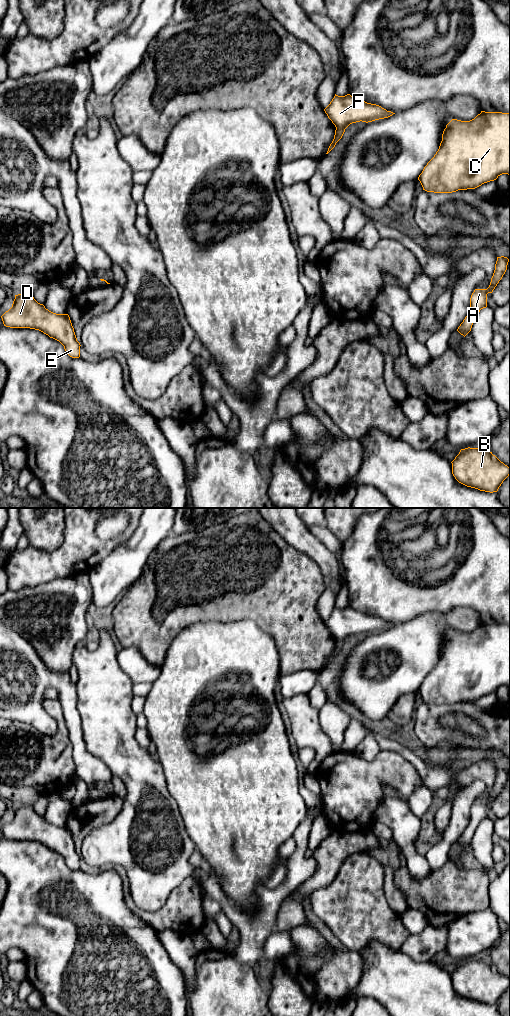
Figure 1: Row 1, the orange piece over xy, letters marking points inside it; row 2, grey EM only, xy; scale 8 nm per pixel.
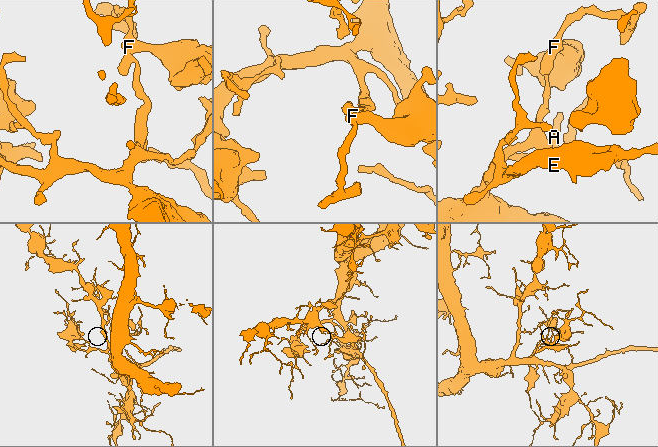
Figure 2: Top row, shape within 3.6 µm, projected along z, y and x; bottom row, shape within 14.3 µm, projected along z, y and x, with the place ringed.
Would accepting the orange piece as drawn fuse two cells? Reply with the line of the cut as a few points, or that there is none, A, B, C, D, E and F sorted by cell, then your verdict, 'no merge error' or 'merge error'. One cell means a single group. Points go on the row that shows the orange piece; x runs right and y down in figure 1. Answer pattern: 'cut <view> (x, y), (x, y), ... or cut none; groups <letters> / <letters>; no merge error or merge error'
cut xy (336, 127), (345, 128); groups A B D E / C F; merge error

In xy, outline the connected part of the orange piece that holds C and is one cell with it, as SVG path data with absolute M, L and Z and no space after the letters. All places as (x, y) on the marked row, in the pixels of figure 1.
M481 111L470 121L452 119L446 125L438 151L418 180L427 192L452 193L475 189L502 174L510 176L510 113Z

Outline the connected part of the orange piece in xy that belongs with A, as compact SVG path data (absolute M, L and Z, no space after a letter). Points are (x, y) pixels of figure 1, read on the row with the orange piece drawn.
M501 256L497 257L495 270L487 289L475 289L470 298L470 311L457 331L464 337L471 331L472 325L481 309L487 307L487 294L492 293L507 270L510 259Z

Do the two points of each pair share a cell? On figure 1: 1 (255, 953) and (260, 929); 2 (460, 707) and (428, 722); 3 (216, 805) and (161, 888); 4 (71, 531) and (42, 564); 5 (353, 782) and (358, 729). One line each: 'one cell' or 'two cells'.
1: one cell
2: one cell
3: two cells
4: one cell
5: two cells

